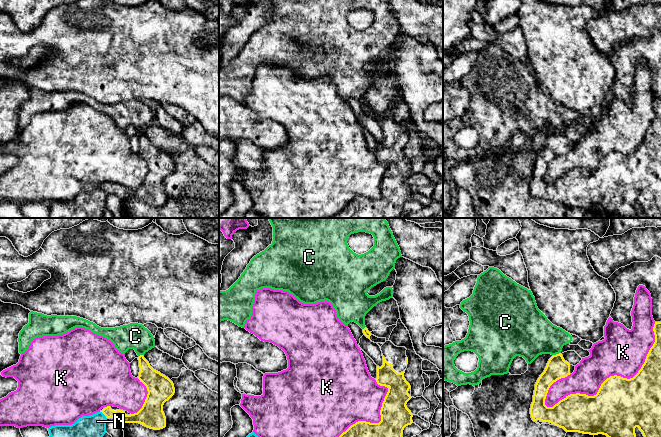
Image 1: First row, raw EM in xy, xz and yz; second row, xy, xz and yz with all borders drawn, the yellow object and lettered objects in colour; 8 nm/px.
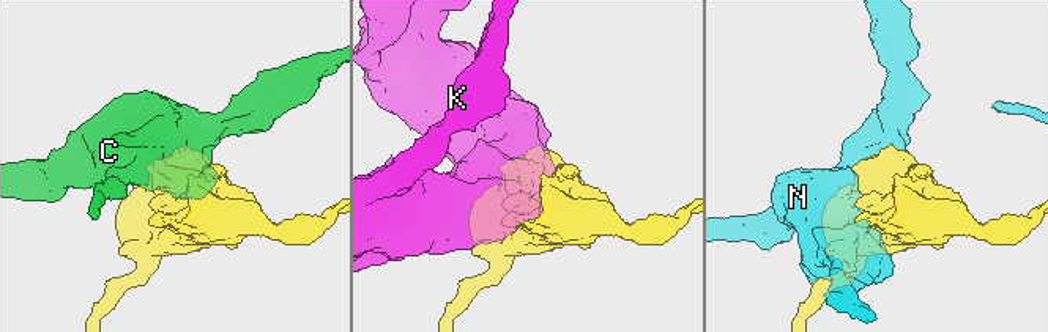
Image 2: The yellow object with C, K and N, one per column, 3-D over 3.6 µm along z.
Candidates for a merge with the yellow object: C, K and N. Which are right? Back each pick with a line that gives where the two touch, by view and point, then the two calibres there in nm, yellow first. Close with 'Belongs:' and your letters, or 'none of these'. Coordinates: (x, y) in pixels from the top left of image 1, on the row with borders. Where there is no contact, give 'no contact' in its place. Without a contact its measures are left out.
Belongs: none of these

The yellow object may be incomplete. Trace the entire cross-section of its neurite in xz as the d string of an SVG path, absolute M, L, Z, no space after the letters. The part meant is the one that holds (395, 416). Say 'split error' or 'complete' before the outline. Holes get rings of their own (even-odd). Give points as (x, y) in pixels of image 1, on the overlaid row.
split error; M386 341L381 346L383 365L381 367L377 366L376 382L378 385L388 388L380 410L381 421L379 423L358 421L339 437L402 437L404 428L413 423L413 414L406 406L407 402L412 398L408 394L411 386L404 378L408 364L406 350L405 347L395 346L391 341Z

